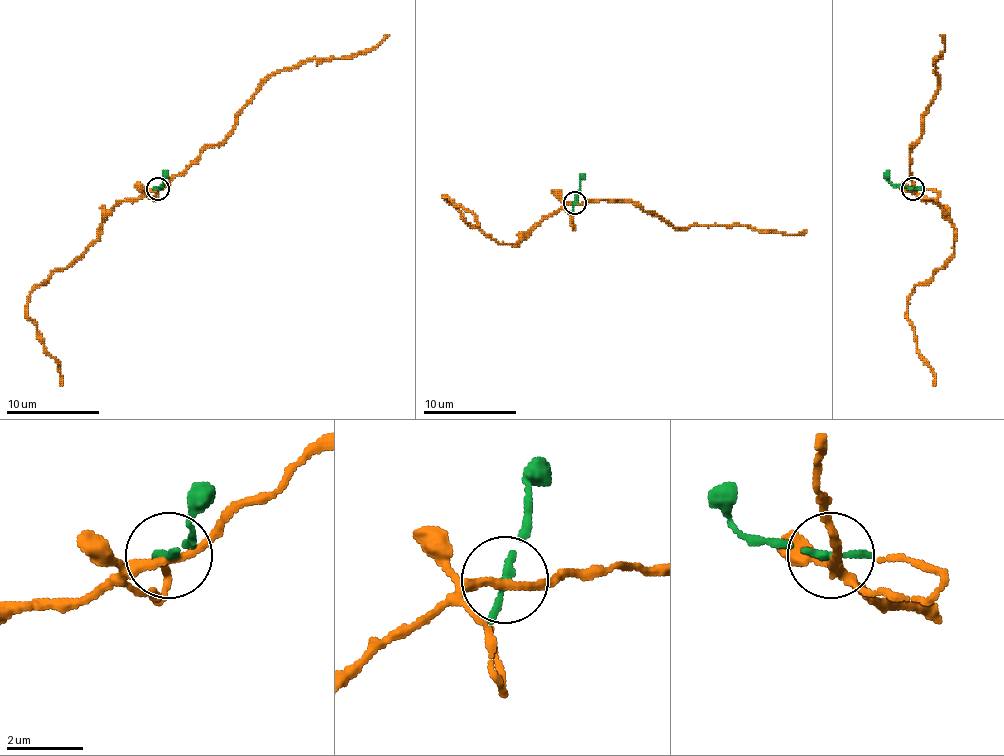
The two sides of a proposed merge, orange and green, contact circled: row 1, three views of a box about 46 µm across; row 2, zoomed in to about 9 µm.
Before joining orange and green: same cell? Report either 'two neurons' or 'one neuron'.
one neuron

